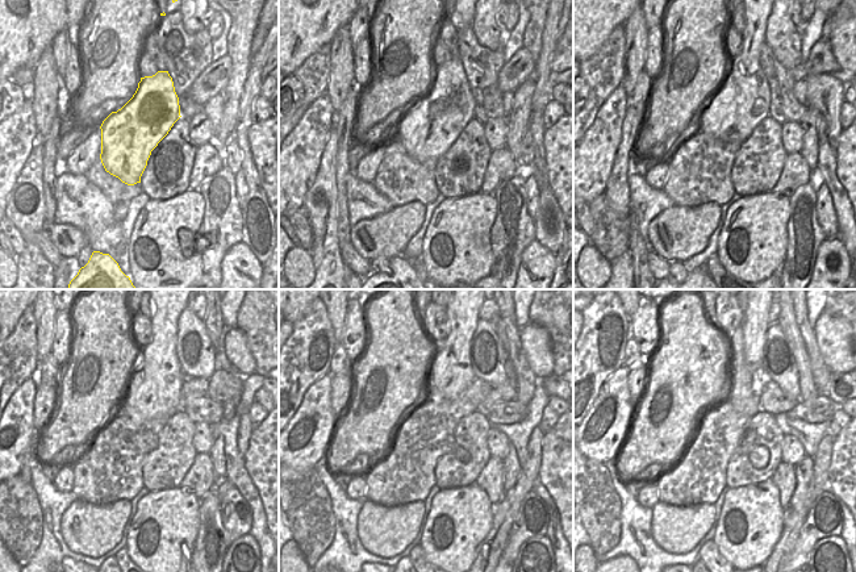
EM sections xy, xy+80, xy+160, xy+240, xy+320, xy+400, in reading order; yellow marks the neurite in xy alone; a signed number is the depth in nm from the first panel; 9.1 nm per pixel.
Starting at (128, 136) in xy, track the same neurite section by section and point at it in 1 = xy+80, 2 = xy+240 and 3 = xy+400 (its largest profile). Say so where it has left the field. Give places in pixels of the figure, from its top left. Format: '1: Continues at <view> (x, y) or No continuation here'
1: Continues at xy+80 (434, 122)
2: Continues at xy+240 (154, 388)
3: Continues at xy+400 (755, 318)

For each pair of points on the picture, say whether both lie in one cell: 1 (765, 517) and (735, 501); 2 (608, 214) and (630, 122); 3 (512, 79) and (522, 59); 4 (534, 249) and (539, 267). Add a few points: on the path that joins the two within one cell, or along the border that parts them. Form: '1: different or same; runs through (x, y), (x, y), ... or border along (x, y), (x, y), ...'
1: same; runs through (758, 517), (752, 517), (743, 508)
2: different; border along (604, 193), (608, 205), (619, 217), (629, 216)
3: same; runs through (513, 74), (521, 65)
4: same; runs through (534, 253), (537, 263)

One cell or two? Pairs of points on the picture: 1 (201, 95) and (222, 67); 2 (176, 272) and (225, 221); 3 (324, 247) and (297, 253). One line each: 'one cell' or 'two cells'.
1: one cell
2: two cells
3: two cells

